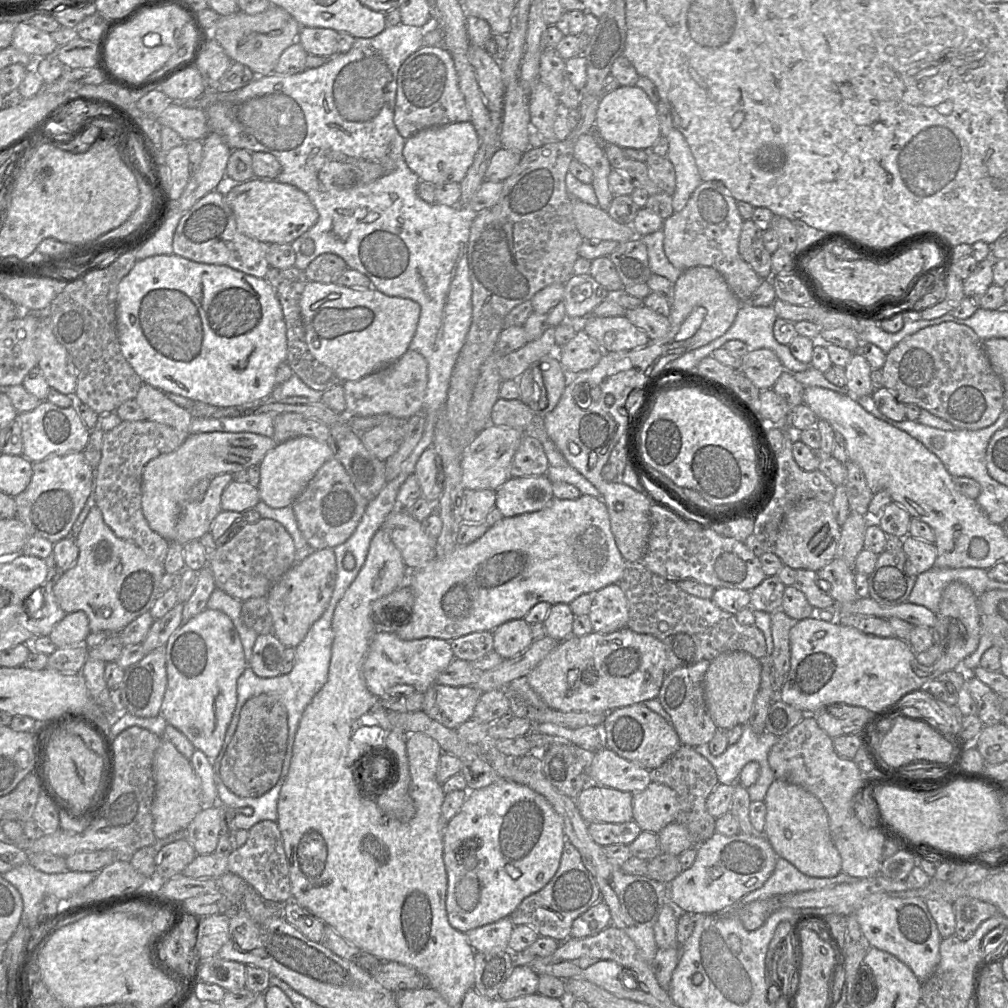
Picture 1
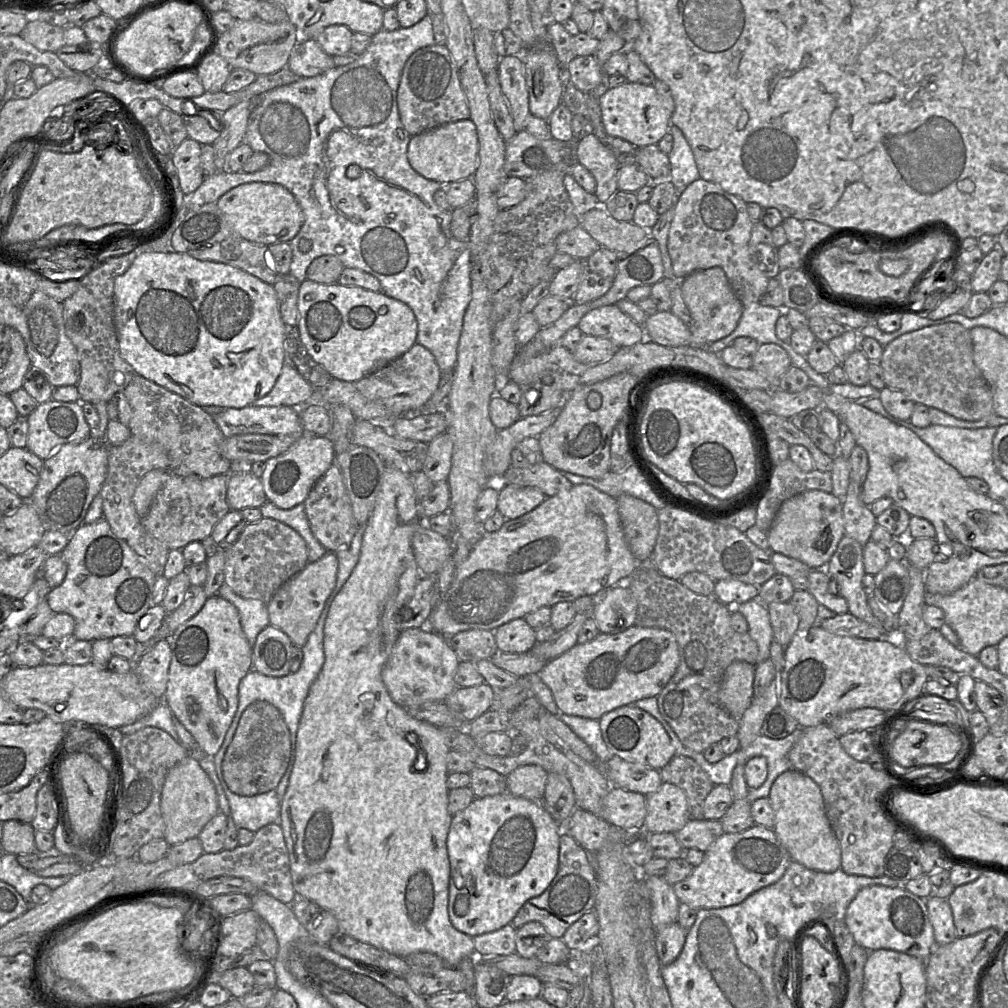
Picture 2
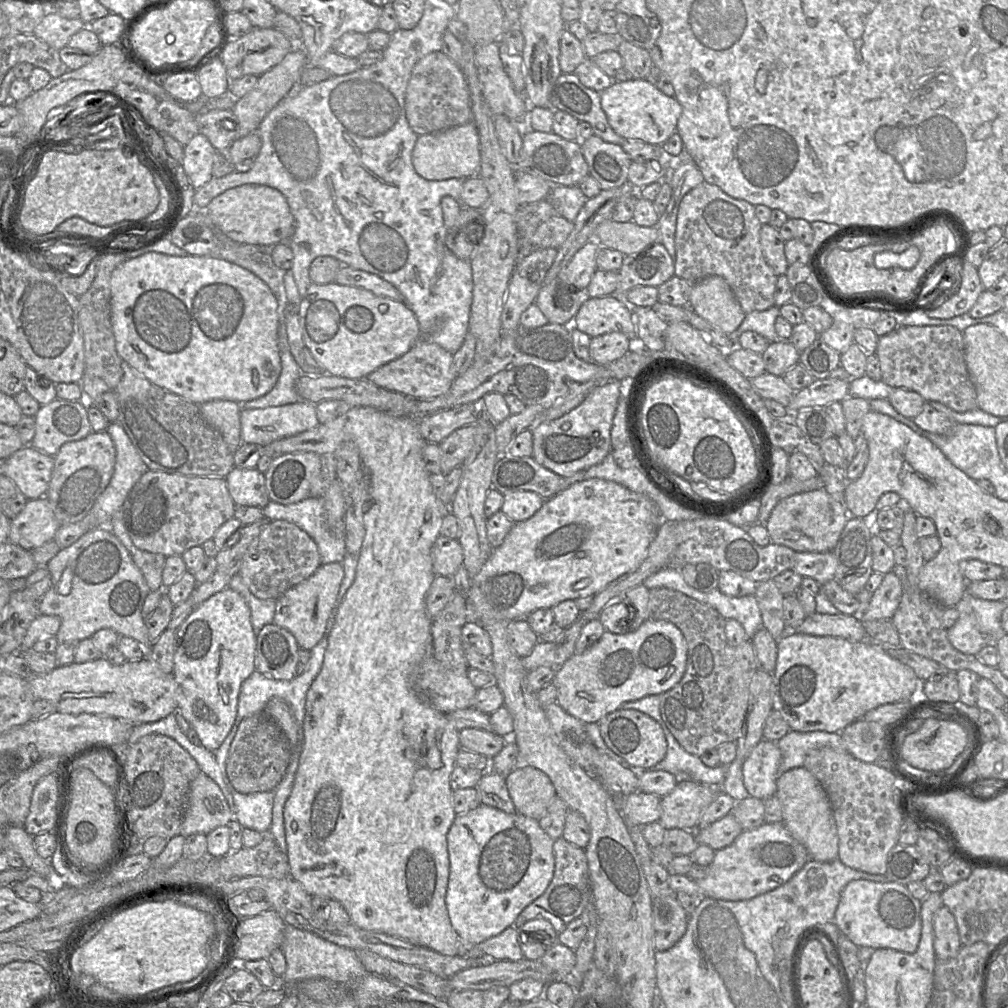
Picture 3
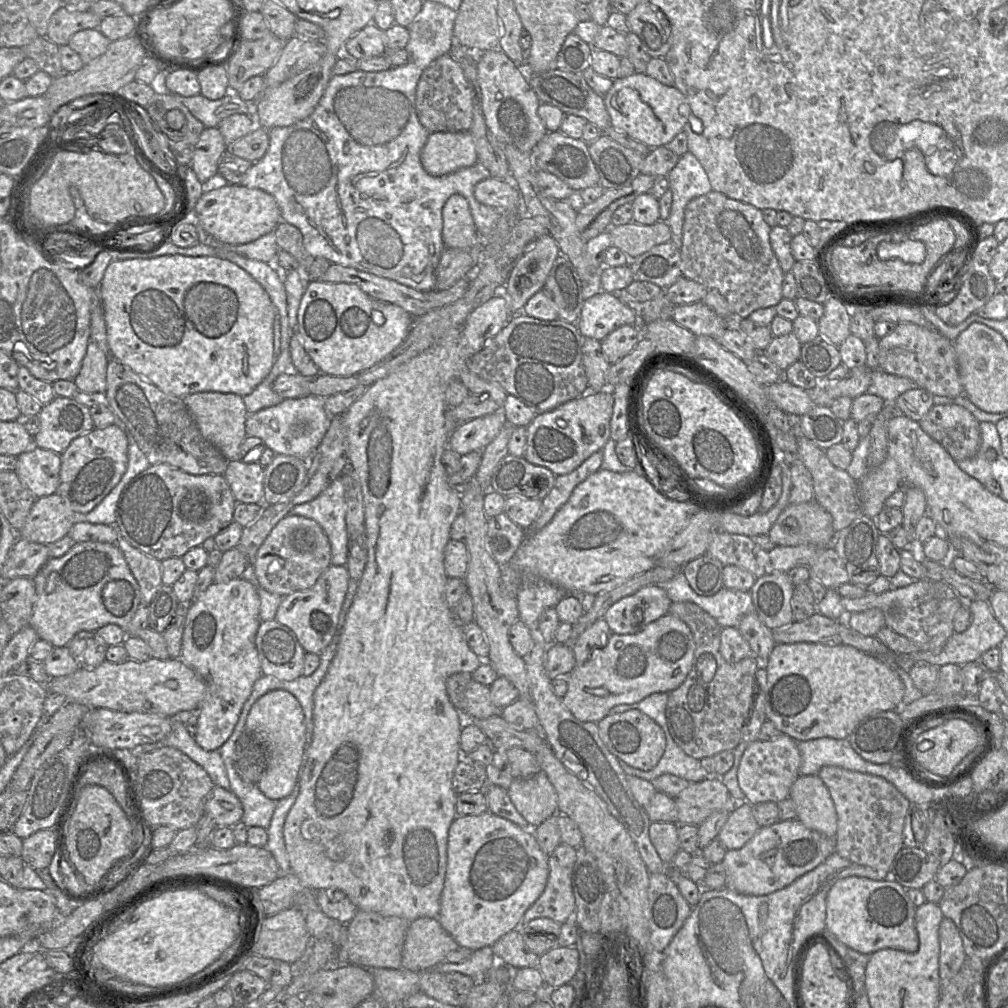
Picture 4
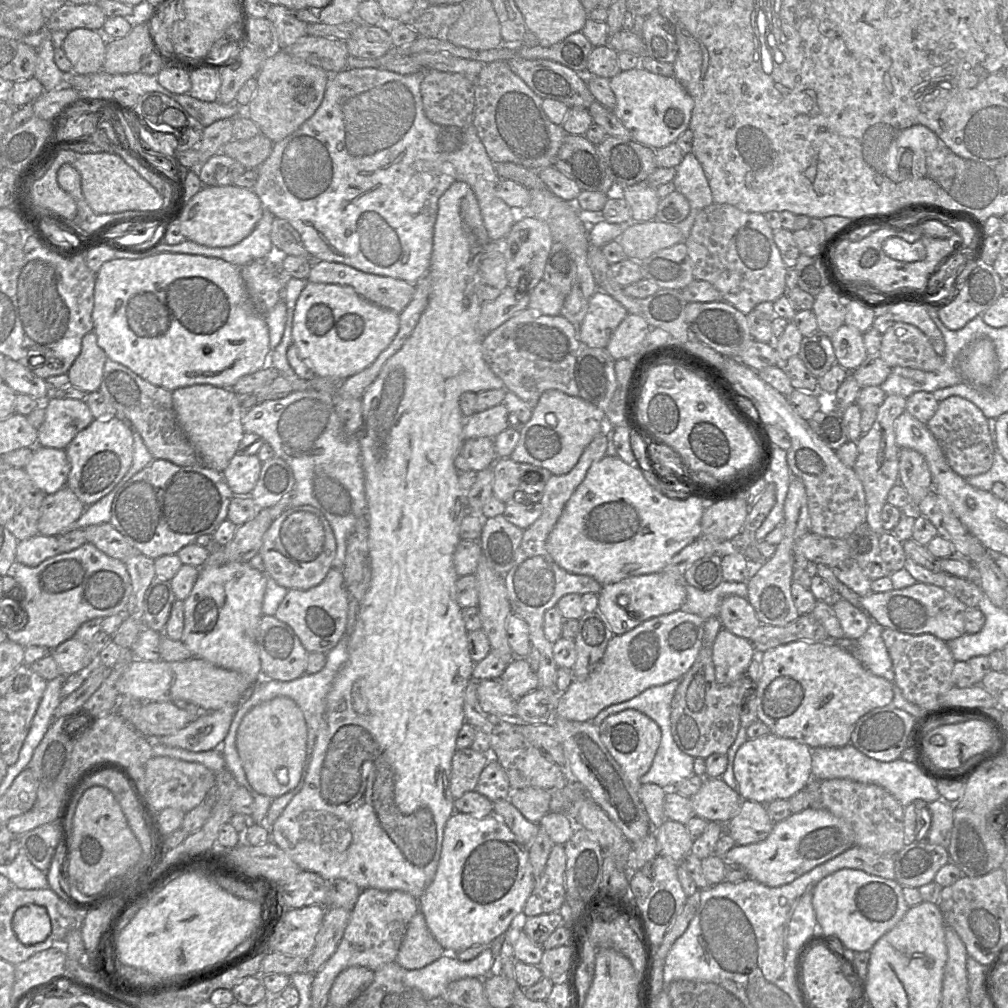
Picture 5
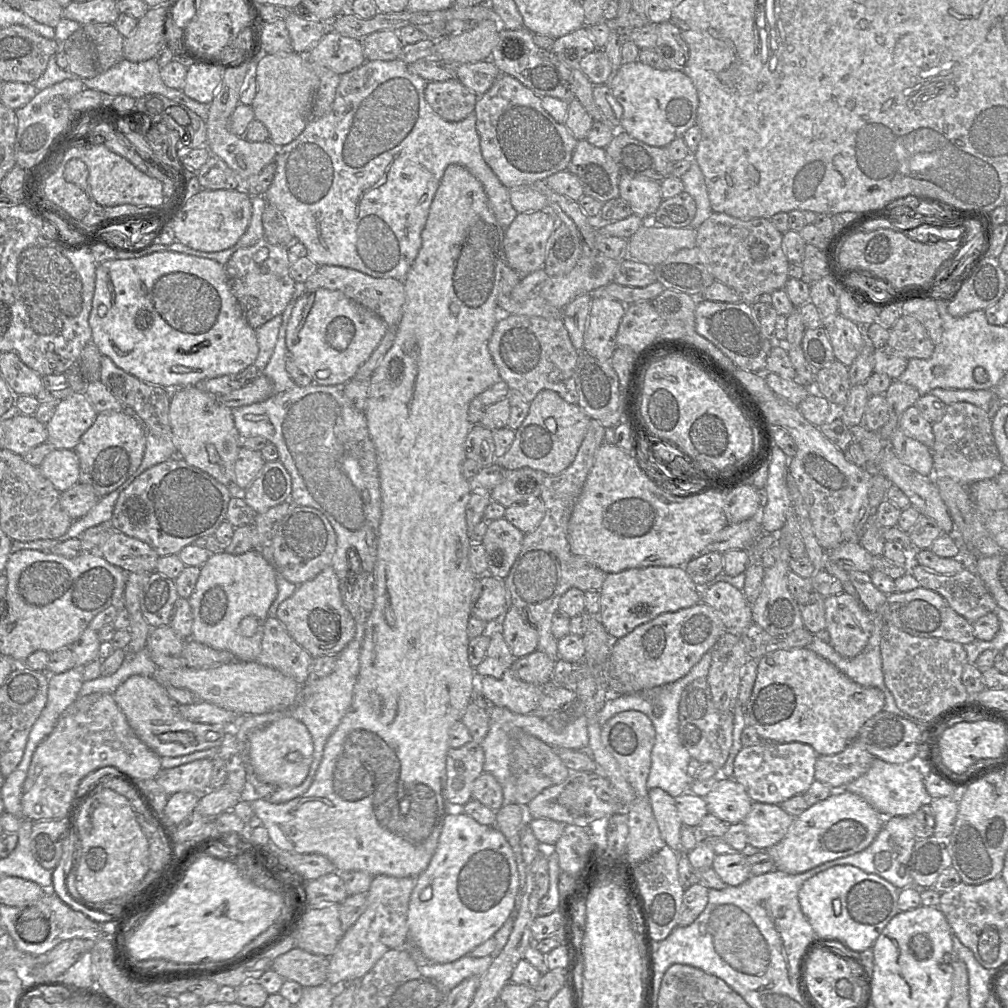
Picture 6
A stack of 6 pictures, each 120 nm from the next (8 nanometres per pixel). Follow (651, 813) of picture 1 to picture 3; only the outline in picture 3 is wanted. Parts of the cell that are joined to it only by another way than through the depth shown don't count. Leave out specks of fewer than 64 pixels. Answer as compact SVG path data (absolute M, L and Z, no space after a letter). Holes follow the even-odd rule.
M695 781L678 782L669 794L661 798L661 816L657 822L665 829L696 830L700 817L718 790L720 787Z

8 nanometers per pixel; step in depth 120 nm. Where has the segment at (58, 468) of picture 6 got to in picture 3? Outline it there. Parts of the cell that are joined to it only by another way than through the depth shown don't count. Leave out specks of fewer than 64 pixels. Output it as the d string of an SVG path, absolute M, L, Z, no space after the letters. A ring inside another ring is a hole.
M25 445L5 460L4 475L15 483L28 500L37 499L46 494L53 467L54 457L40 452L31 445Z

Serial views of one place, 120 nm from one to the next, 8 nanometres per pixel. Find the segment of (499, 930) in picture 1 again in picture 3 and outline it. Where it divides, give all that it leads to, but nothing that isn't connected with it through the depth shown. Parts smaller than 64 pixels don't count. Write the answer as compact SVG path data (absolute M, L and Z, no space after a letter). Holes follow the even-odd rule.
M513 926L473 947L478 947L484 956L494 961L519 961L524 958L520 948L518 929Z

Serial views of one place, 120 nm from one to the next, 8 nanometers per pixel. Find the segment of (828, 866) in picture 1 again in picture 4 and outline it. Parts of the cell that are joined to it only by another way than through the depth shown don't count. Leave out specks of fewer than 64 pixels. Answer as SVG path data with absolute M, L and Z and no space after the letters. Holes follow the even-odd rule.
M800 775L790 788L796 819L805 827L835 838L837 813L830 792L818 775Z

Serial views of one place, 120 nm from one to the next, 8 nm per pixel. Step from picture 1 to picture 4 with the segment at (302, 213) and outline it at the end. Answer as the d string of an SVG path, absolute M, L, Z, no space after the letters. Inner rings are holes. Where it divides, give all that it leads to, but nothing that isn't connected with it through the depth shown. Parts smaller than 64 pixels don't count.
M219 173L212 185L206 185L194 212L200 227L218 242L227 245L250 243L274 231L282 222L279 207L273 196L260 189L229 184L225 179L219 179Z

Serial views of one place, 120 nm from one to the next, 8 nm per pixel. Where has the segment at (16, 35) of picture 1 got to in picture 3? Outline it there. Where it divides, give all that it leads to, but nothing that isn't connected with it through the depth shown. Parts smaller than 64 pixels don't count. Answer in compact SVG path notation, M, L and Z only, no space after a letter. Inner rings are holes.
M47 11L40 23L35 27L33 34L60 50L65 47L68 40L86 24L80 19L67 19L53 11Z

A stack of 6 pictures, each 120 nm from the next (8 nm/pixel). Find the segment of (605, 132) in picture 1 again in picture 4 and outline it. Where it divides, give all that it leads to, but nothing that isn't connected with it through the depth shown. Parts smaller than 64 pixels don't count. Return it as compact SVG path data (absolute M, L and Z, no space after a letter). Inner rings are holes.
M635 72L627 77L614 79L603 99L611 118L611 126L624 130L650 149L665 146L683 131L691 113L687 99L675 86L664 85L646 73Z

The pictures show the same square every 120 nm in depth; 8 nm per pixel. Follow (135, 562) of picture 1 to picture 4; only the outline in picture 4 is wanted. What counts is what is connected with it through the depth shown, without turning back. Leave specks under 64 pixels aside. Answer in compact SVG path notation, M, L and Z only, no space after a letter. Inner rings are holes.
M78 542L61 557L49 558L32 578L36 601L29 621L38 634L53 647L64 647L80 631L95 633L99 628L118 625L127 636L141 638L152 658L170 659L162 633L149 628L134 628L131 620L140 603L139 585L116 544Z

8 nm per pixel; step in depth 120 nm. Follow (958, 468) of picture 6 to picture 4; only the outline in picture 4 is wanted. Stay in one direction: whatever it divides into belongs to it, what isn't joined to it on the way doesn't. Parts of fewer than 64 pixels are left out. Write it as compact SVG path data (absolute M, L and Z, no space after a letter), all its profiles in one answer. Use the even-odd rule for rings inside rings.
M956 404L933 405L919 421L921 428L940 443L955 462L974 457L980 447L980 422L966 408Z

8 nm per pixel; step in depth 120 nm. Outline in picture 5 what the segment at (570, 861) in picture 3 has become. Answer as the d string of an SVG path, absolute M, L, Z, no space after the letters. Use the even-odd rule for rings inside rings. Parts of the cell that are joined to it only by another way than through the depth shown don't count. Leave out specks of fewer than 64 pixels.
M554 845L546 866L525 902L522 918L558 912L566 897L566 855L563 845Z

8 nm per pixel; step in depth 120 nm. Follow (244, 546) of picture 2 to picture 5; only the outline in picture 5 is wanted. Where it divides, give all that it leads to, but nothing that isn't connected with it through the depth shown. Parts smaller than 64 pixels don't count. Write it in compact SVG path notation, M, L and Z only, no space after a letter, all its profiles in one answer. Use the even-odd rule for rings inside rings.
M310 505L290 506L273 520L265 532L257 554L262 558L264 574L289 589L307 590L318 585L332 567L336 541L323 514Z

